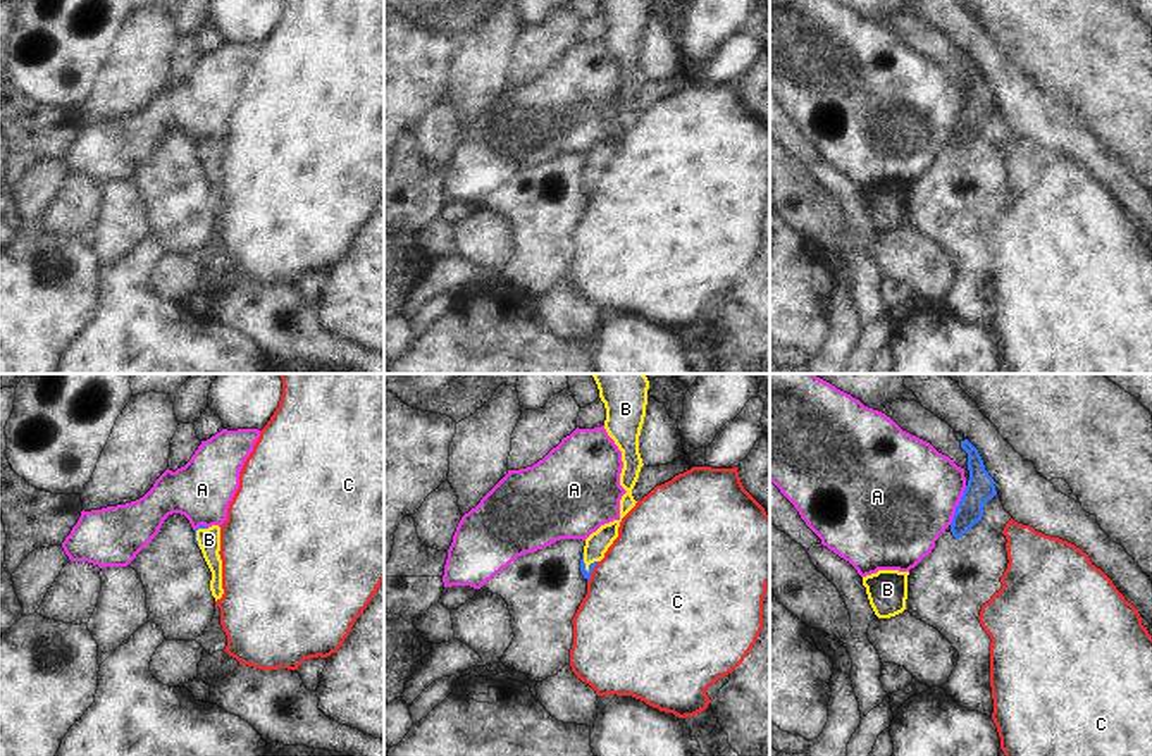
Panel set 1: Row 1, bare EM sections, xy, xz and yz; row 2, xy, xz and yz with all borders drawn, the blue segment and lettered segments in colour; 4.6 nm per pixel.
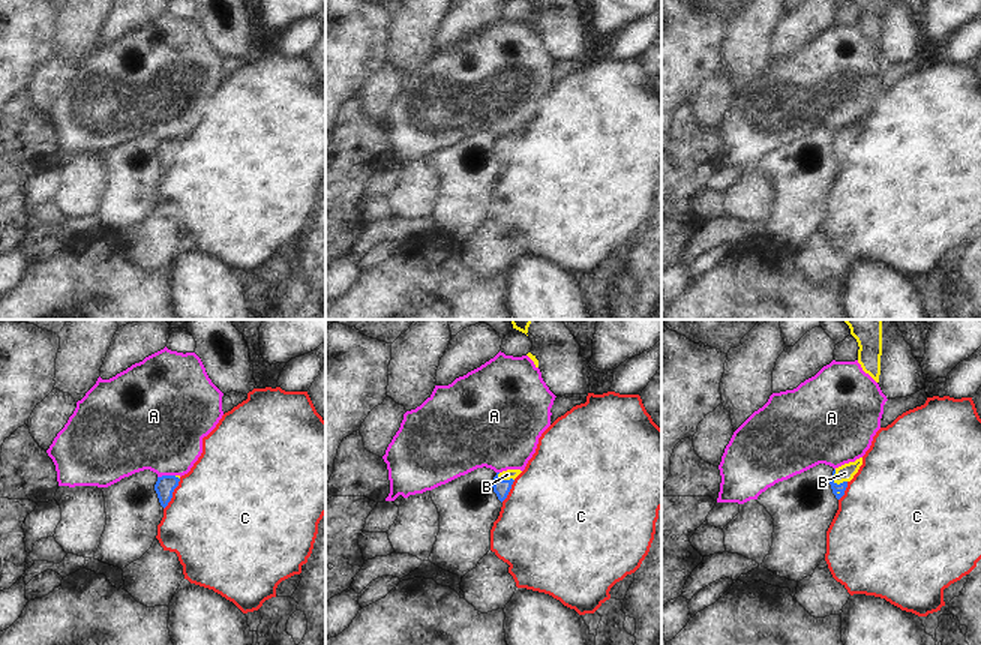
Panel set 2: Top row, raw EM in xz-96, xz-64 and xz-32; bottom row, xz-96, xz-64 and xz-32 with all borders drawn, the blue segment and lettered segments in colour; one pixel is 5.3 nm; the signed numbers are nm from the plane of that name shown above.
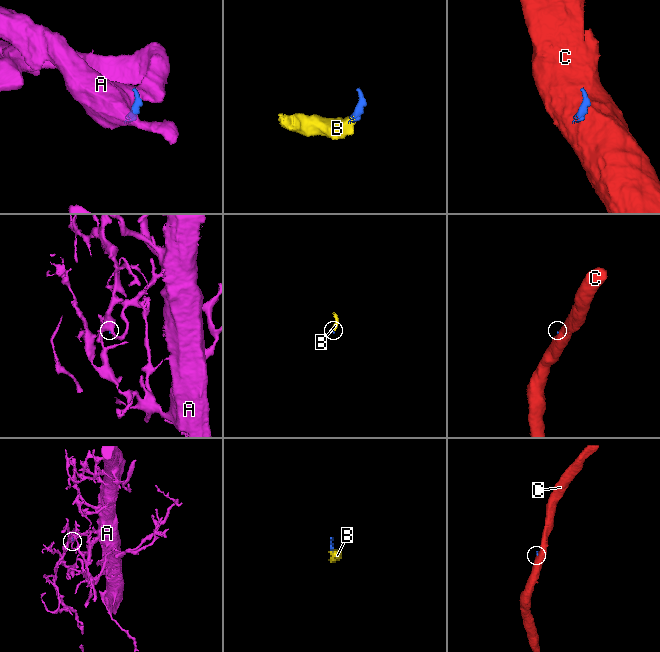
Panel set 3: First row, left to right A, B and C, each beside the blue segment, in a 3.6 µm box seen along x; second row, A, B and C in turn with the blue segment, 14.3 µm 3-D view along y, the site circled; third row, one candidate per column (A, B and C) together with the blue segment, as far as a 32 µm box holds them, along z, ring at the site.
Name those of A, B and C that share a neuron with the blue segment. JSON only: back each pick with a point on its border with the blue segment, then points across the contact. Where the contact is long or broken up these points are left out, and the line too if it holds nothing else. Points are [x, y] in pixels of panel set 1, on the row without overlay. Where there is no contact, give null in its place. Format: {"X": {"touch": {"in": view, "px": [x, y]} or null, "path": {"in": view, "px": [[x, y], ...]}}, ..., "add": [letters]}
{"B": {"touch": {"in": "xz", "px": [584, 178]}, "path": {"in": "xz", "px": [[586, 188], [584, 178], [593, 169], [596, 159]]}}, "add": ["B"]}

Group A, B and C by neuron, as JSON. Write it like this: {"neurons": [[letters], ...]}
{"neurons": [["A"], ["B"], ["C"]]}

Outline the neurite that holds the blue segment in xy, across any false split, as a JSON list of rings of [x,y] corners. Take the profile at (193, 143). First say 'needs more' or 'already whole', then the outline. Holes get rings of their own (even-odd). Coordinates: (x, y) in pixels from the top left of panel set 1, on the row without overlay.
needs more; [[[200,139],[195,145],[195,157],[201,164],[201,169],[212,186],[212,195],[210,195],[210,205],[212,210],[217,214],[222,212],[224,203],[222,203],[222,174],[220,174],[220,141],[212,139],[205,141]]]

